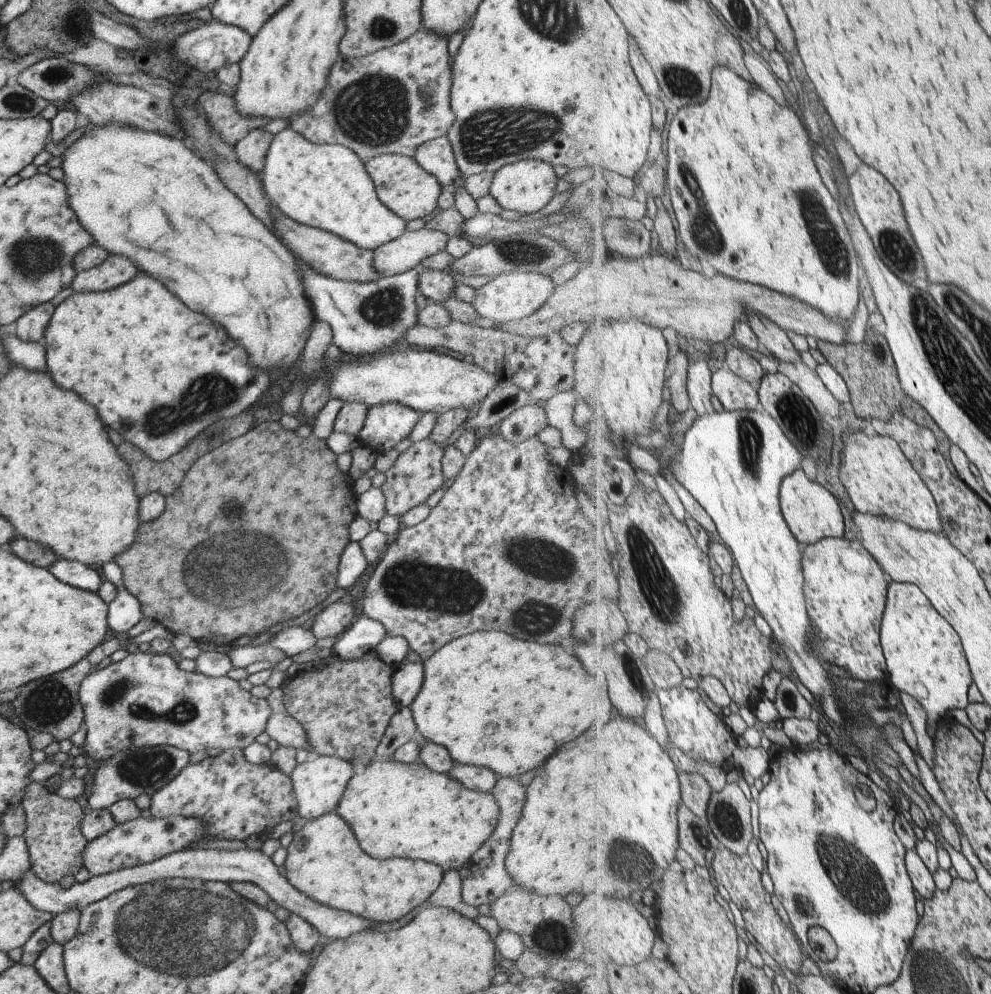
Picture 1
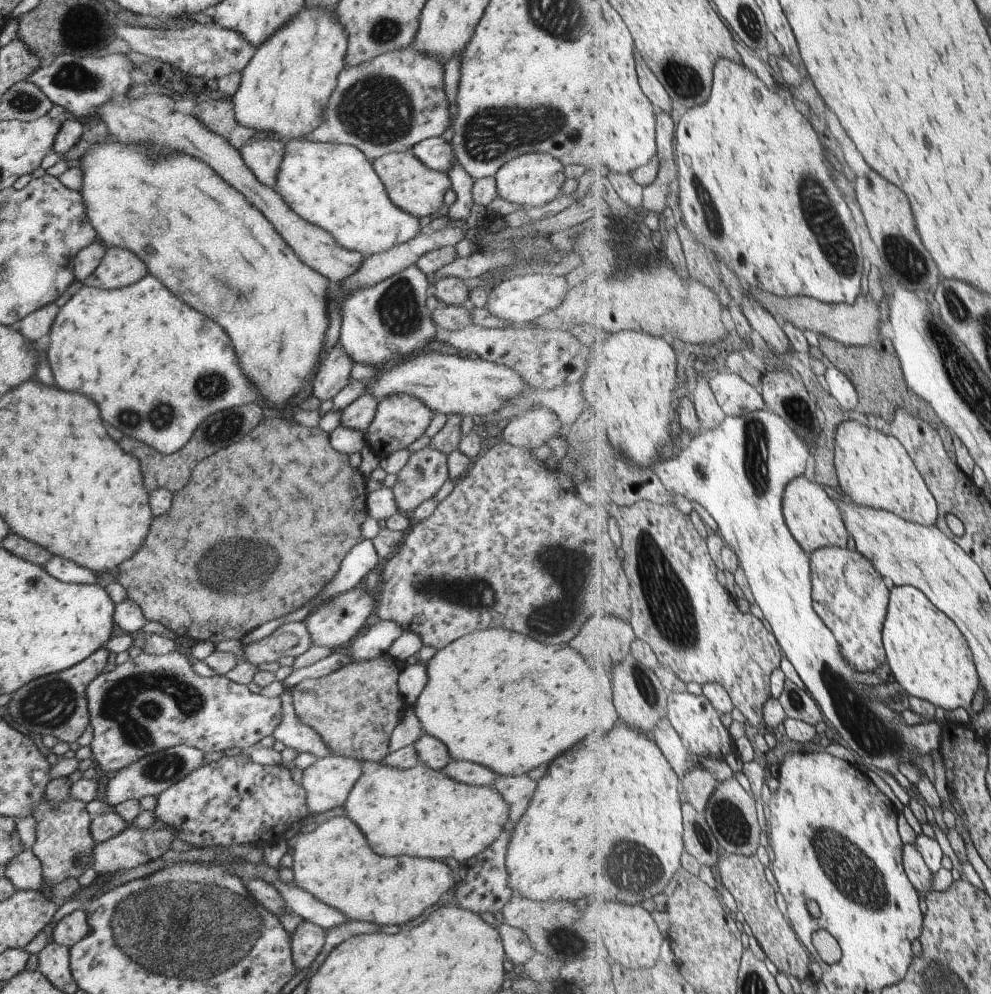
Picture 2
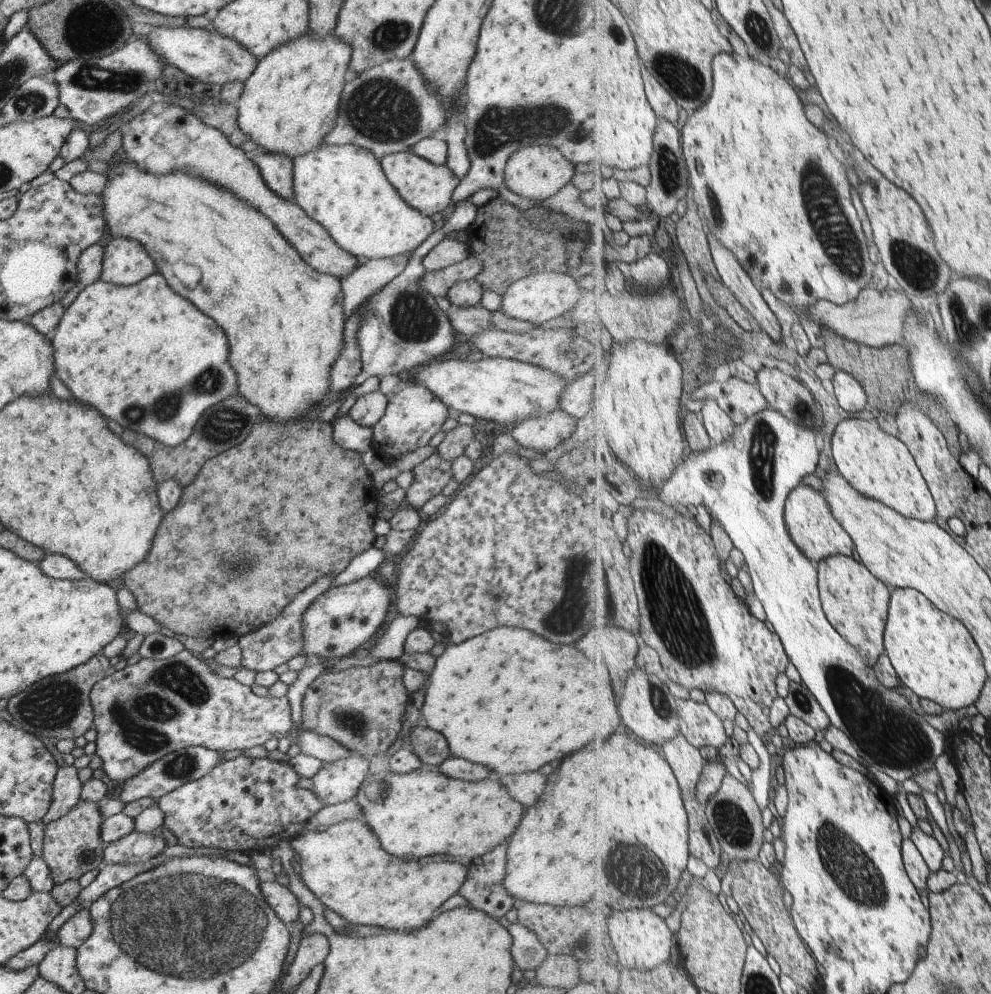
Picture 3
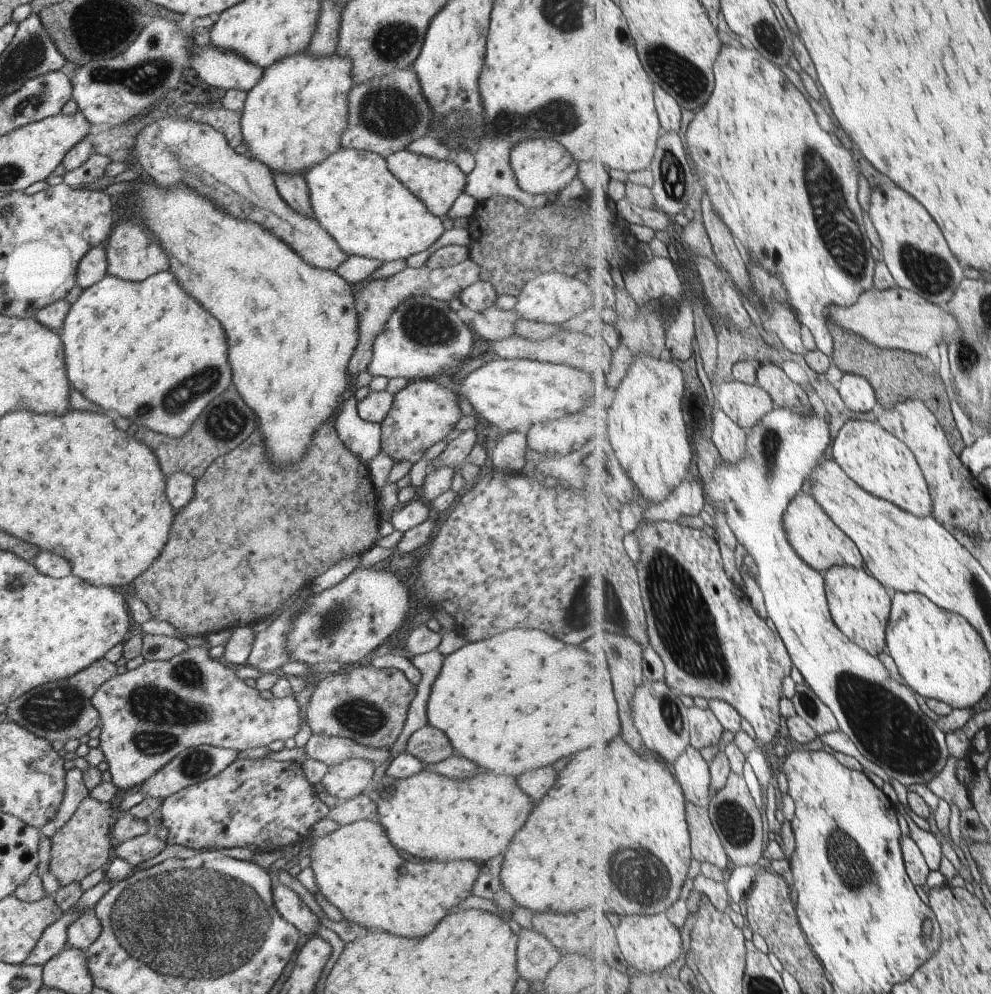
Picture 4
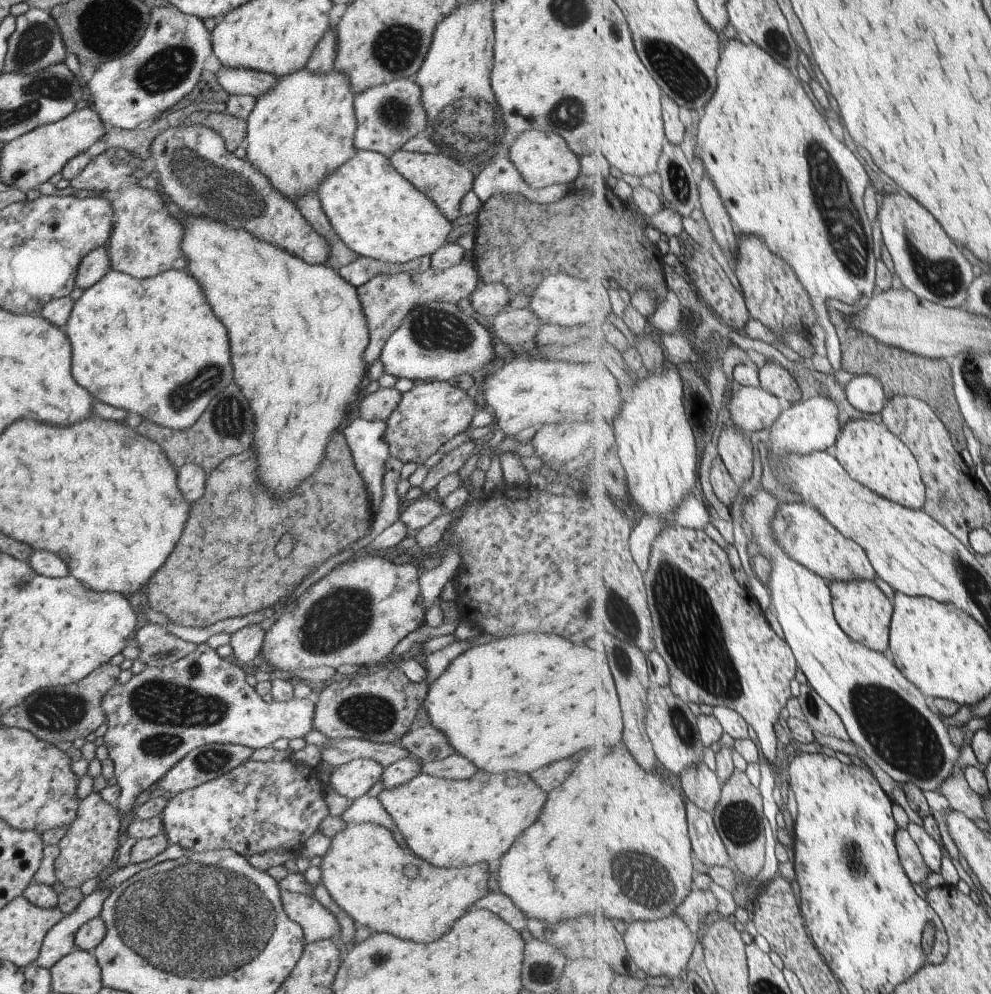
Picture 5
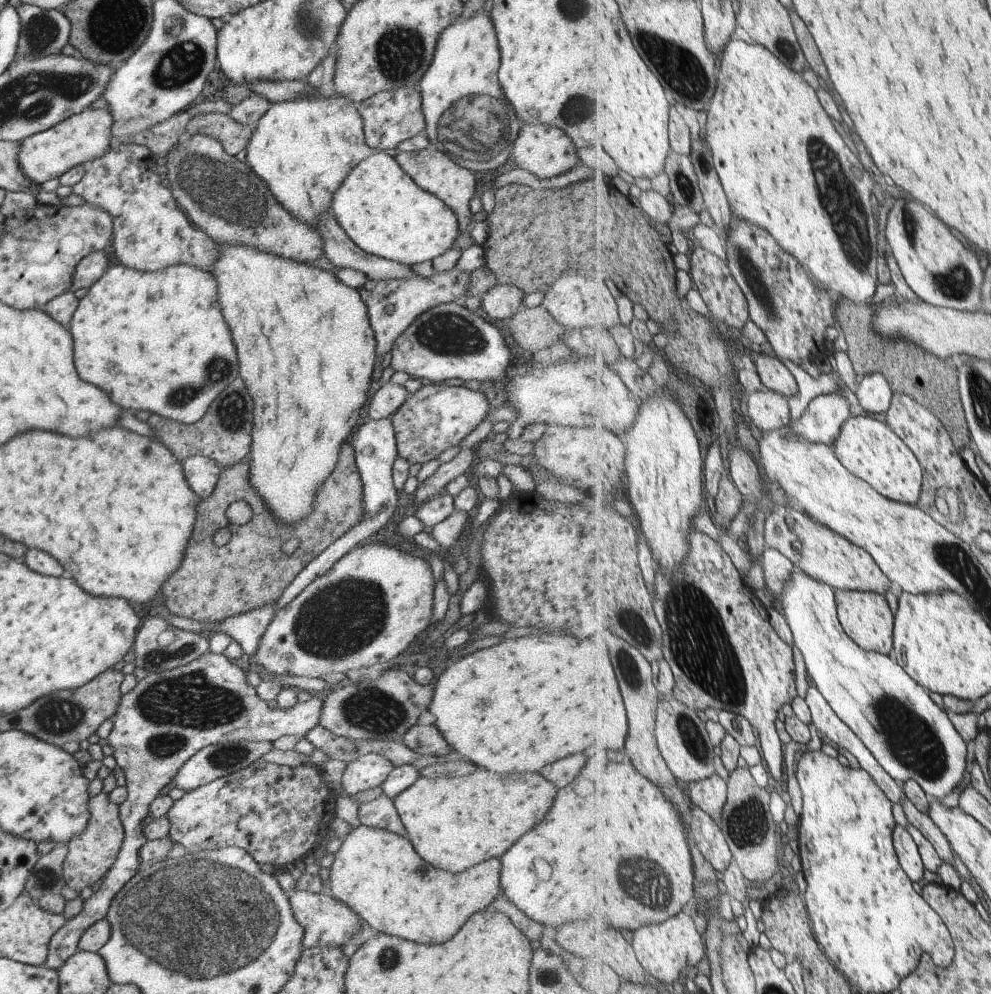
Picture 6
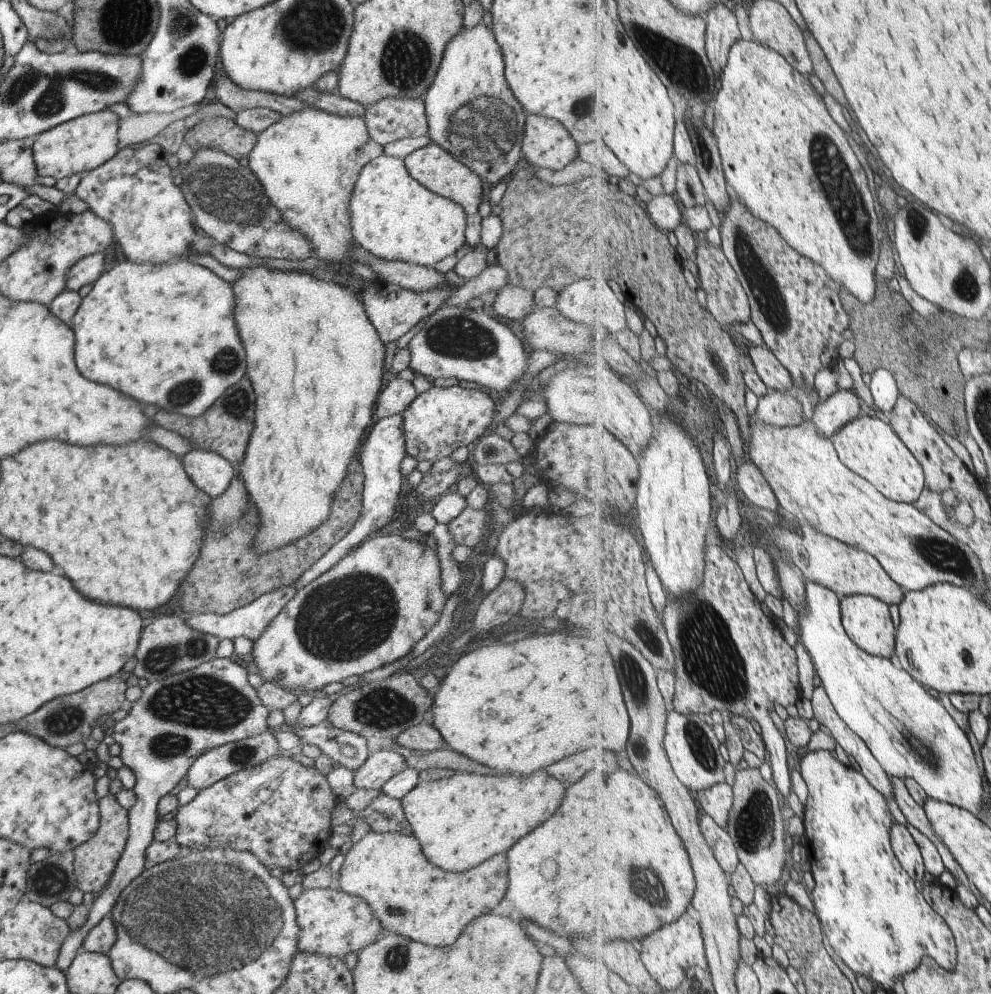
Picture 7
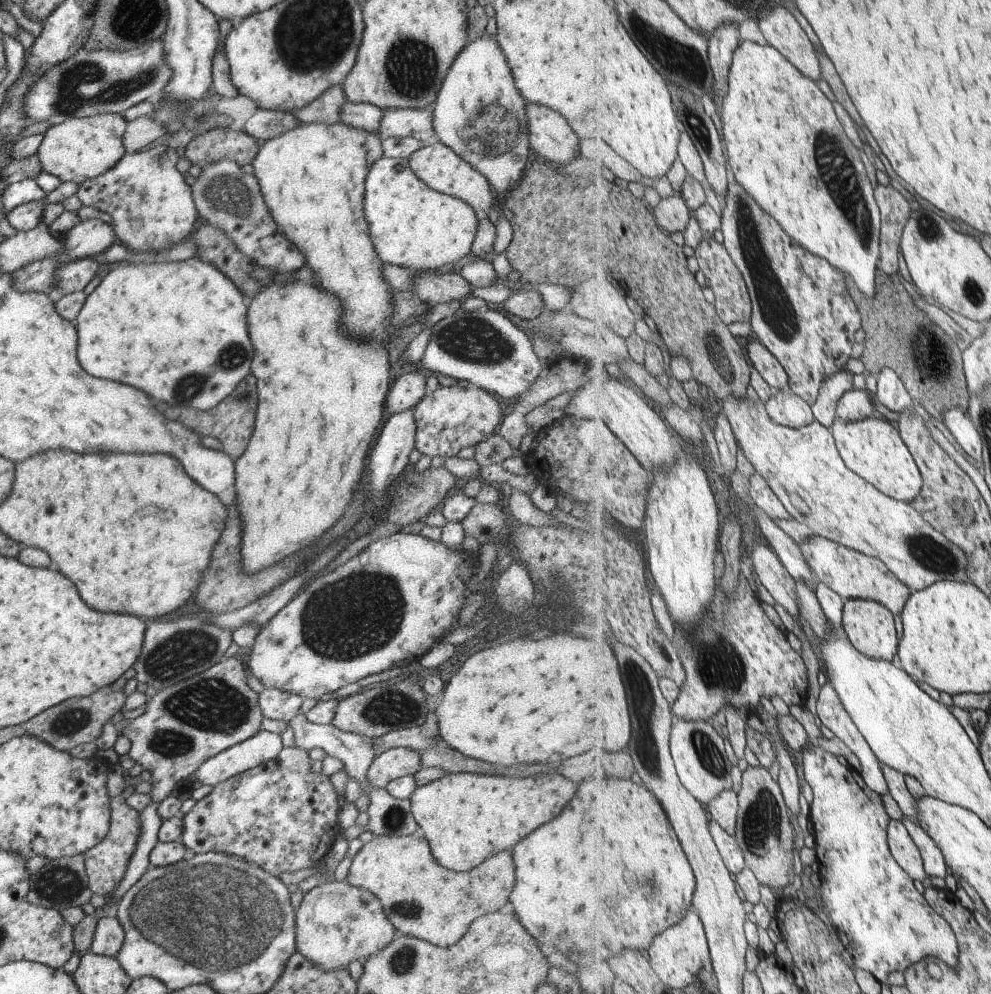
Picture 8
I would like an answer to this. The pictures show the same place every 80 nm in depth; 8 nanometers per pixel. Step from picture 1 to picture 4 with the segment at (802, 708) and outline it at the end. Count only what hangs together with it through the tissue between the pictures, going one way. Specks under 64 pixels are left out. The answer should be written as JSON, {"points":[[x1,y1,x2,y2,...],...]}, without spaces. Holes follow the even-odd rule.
{"points":[[802,682,796,685,796,693,791,701,797,714,804,718,819,736,837,732,837,730,841,731,833,710,819,698,819,695,807,683]]}

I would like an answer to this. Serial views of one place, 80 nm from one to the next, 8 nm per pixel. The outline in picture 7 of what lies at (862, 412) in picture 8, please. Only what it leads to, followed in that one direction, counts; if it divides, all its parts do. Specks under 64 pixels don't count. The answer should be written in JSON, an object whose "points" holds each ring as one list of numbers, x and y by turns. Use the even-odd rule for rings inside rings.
{"points":[[843,389,830,396,814,414,811,421,818,431,829,438,848,422,858,419,861,412,861,399,851,389]]}

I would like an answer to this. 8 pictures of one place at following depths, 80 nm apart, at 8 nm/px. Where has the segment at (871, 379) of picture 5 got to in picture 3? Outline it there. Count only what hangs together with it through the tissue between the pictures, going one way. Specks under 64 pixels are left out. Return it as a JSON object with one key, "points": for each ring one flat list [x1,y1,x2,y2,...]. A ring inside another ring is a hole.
{"points":[[836,370,833,379,838,404,848,412,861,412,867,406,867,391,857,378,847,372]]}

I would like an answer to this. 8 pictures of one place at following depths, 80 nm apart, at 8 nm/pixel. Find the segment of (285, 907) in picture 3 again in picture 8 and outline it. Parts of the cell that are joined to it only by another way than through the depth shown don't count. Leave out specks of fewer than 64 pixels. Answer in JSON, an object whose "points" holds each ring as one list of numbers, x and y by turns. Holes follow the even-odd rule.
{"points":[[346,880,325,881,306,892,294,914,294,927,295,952,326,973,340,969,347,970,351,962,360,962,363,965,370,956,376,955,382,948,387,947,396,934,394,926,384,915,377,897,368,890,350,885]]}

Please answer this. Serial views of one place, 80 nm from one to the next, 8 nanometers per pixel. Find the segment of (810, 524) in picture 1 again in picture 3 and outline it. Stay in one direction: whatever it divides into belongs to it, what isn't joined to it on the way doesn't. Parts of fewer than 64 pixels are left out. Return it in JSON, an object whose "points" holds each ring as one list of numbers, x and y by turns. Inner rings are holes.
{"points":[[802,484,798,485,787,499,785,518,792,539,797,543,801,552,804,552,805,556,808,556,809,560,815,564,835,555,851,557,855,554,856,544,852,536,849,536,845,527,832,513,832,508,823,492]]}

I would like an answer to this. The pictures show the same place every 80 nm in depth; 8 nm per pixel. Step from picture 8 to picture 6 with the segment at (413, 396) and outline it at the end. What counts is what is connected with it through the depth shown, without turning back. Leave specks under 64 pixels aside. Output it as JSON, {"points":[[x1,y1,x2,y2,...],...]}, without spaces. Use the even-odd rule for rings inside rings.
{"points":[[387,381,369,398,367,414,371,420,390,417,407,398,407,389]]}

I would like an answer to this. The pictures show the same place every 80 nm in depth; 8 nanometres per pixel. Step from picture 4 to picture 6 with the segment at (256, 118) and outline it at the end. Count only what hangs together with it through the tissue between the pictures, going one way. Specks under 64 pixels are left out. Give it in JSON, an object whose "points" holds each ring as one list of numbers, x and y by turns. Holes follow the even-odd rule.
{"points":[[329,87,327,89,316,88,318,91,329,98,301,98,301,100,285,101,278,103,270,103,267,112,261,116,256,127,252,129,252,135,247,143,246,152,246,165,266,184,266,187,270,190,270,193,274,196,274,199,281,205,281,208,288,212,295,220,308,225,313,230,317,229,317,225,320,219,327,215,327,218,331,216,330,206,332,205,332,196,334,192,341,186,341,183,346,179,346,175,350,169,355,168,355,165,369,156,371,153,377,153,375,149,372,149,364,141,363,125,360,114,357,112,355,106,350,103,345,97,332,92]]}

